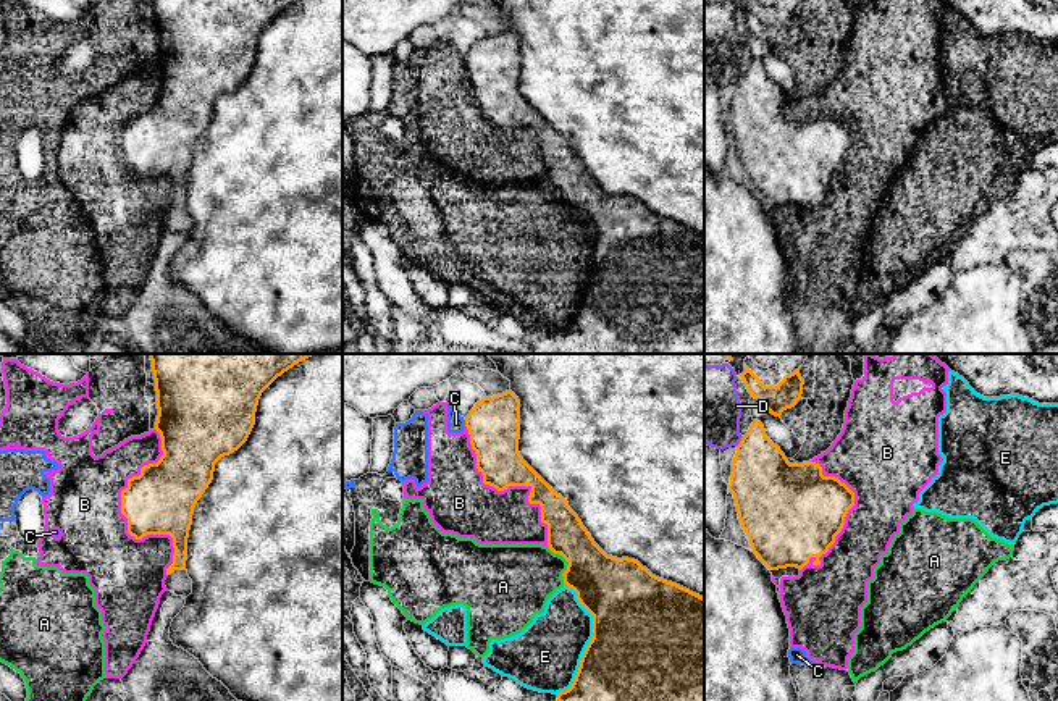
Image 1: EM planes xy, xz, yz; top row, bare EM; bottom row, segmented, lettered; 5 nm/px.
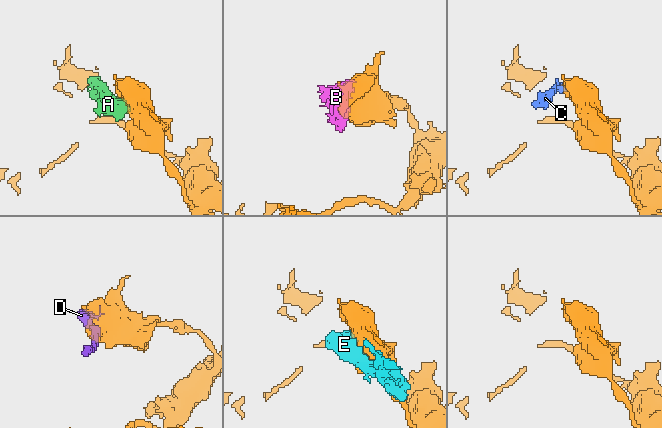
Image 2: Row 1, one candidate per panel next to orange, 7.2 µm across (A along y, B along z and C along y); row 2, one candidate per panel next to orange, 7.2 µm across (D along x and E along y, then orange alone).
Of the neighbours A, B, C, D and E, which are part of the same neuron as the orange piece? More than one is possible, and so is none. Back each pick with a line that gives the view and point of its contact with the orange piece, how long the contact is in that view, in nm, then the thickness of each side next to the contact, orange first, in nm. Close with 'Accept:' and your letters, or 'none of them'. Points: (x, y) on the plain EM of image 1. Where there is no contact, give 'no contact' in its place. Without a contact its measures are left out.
Accept: none of them

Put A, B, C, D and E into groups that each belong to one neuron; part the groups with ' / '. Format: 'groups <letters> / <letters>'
groups A B C E / D

